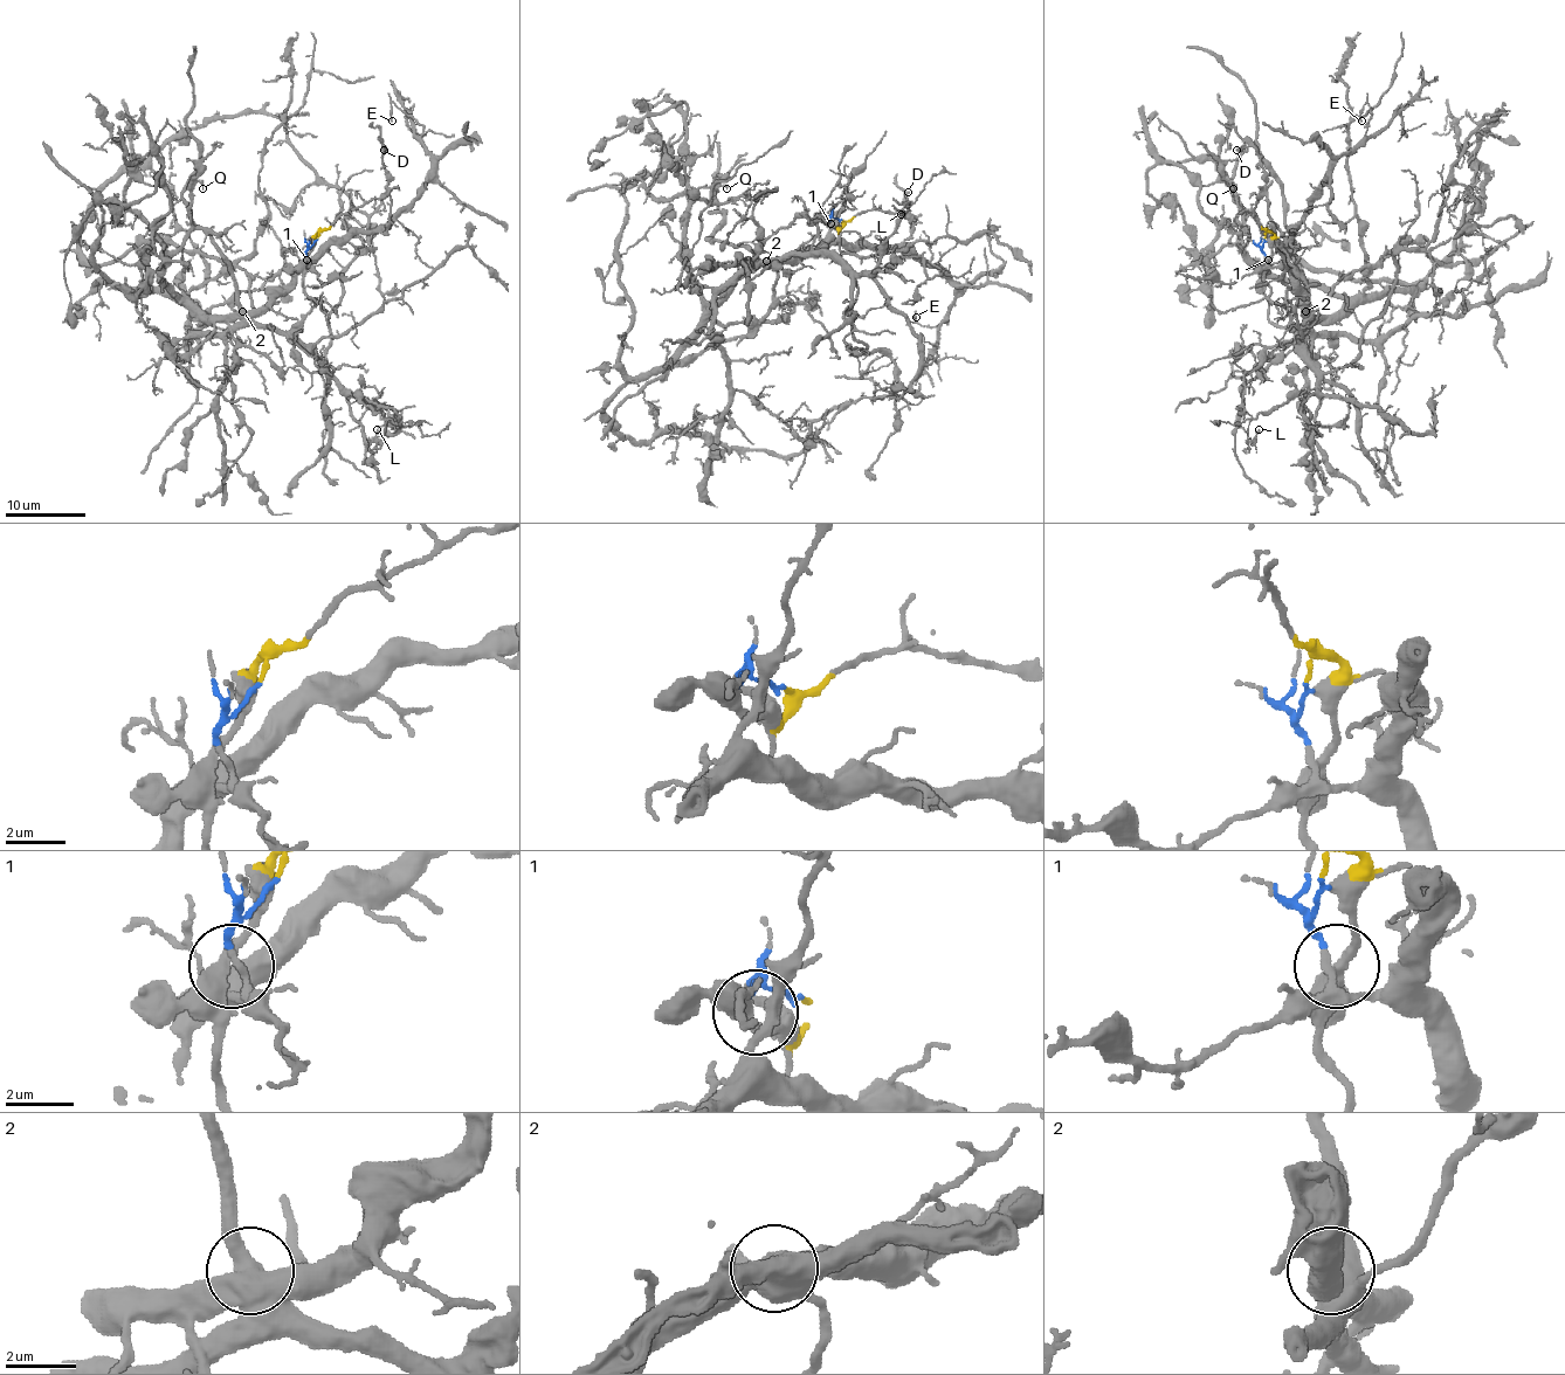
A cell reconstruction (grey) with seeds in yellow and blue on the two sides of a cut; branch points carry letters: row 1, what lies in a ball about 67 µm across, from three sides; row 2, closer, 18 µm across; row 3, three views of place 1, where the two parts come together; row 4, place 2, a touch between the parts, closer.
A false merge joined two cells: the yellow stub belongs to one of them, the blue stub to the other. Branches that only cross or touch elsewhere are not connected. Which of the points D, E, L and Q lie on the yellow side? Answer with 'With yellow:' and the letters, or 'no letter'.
With yellow: D, L

